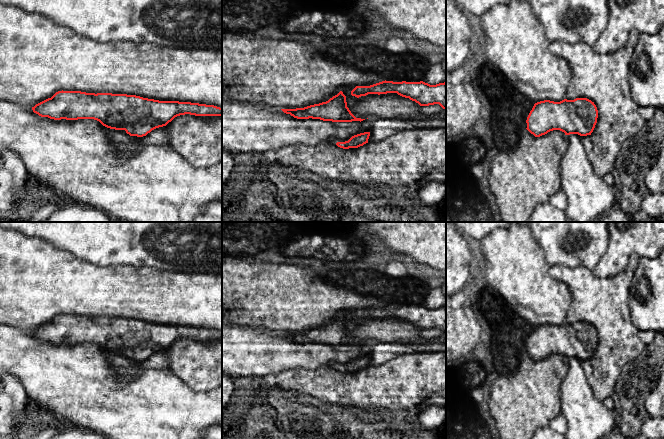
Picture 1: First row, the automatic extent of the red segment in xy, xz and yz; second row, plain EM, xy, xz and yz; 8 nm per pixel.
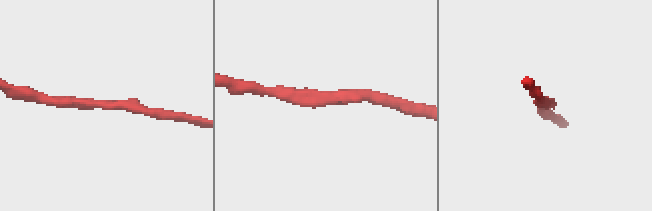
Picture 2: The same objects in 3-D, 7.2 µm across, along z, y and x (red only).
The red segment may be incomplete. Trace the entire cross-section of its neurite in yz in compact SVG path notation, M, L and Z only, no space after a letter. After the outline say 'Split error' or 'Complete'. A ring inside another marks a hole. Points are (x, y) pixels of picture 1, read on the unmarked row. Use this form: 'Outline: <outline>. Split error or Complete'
Outline: M587 322L560 326L544 324L534 328L526 344L526 353L535 361L553 354L560 354L565 359L587 360L593 356L597 342L597 331Z. Complete

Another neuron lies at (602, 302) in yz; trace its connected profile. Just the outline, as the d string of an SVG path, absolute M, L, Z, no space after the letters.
M633 254L622 272L606 278L598 277L592 270L581 266L550 266L549 274L565 283L572 295L565 323L587 322L597 331L597 347L590 359L593 371L588 382L594 397L601 402L615 393L616 381L624 366L633 362L646 347L639 336L639 330L631 321L629 306L629 289L639 260L640 257Z

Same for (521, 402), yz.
M526 353L514 372L497 375L490 388L488 406L500 439L531 439L537 429L549 426L561 414L560 387L567 371L567 359L560 354L535 361Z

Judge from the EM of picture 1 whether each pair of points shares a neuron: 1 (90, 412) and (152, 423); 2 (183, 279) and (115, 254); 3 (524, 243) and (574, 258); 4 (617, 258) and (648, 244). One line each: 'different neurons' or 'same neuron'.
1: same neuron
2: different neurons
3: different neurons
4: same neuron

